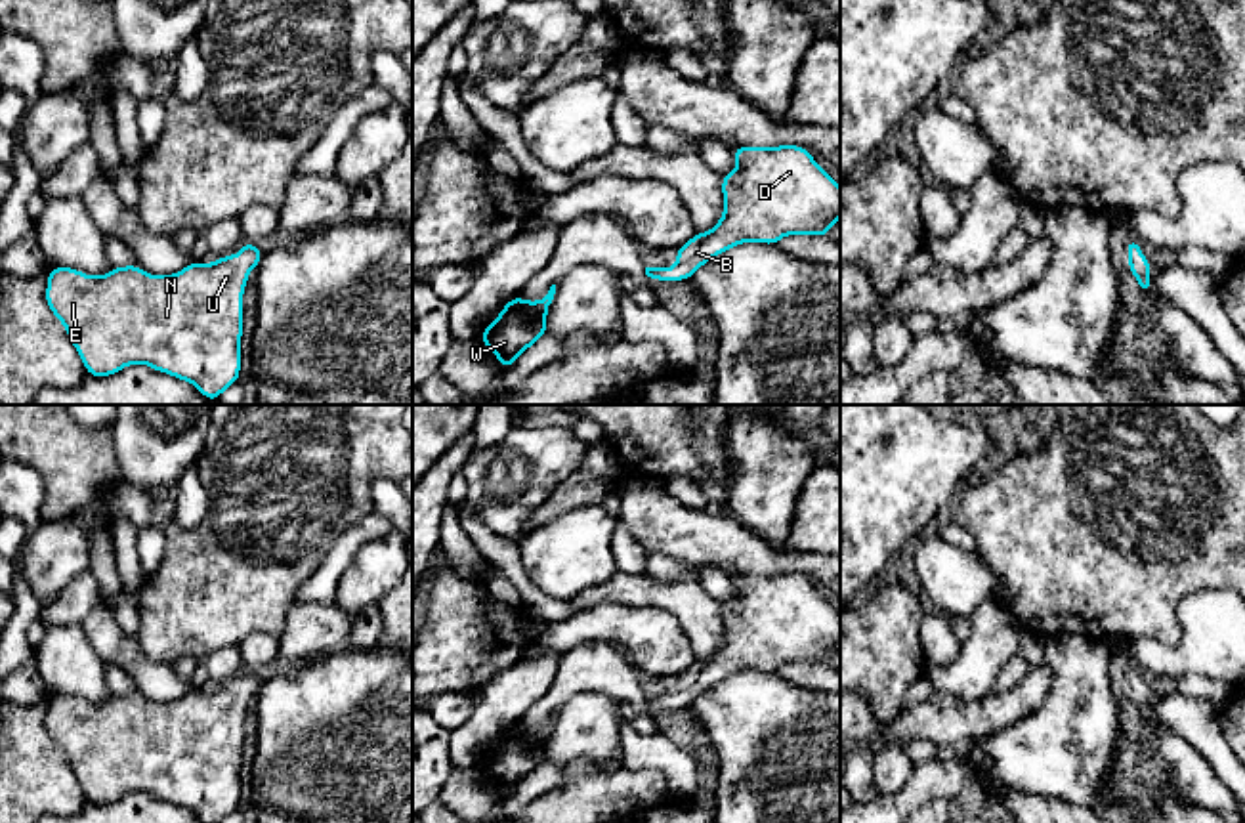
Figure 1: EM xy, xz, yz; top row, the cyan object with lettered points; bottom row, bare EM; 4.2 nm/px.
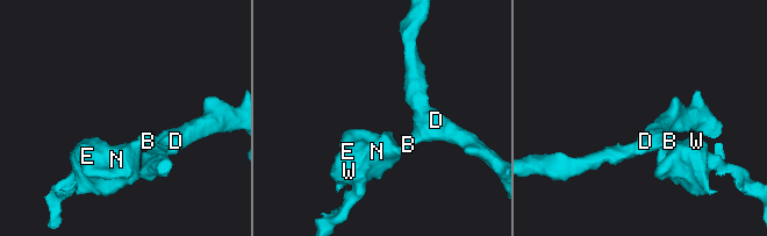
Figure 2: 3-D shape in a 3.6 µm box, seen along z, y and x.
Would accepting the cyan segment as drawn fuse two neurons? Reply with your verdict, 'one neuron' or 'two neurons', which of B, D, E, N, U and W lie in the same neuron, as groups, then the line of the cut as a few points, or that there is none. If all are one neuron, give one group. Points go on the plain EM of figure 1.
one neuron | B D E N U W | no cut

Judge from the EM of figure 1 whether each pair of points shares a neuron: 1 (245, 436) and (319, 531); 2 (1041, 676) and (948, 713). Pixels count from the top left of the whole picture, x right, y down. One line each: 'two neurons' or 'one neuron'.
1: one neuron
2: one neuron

